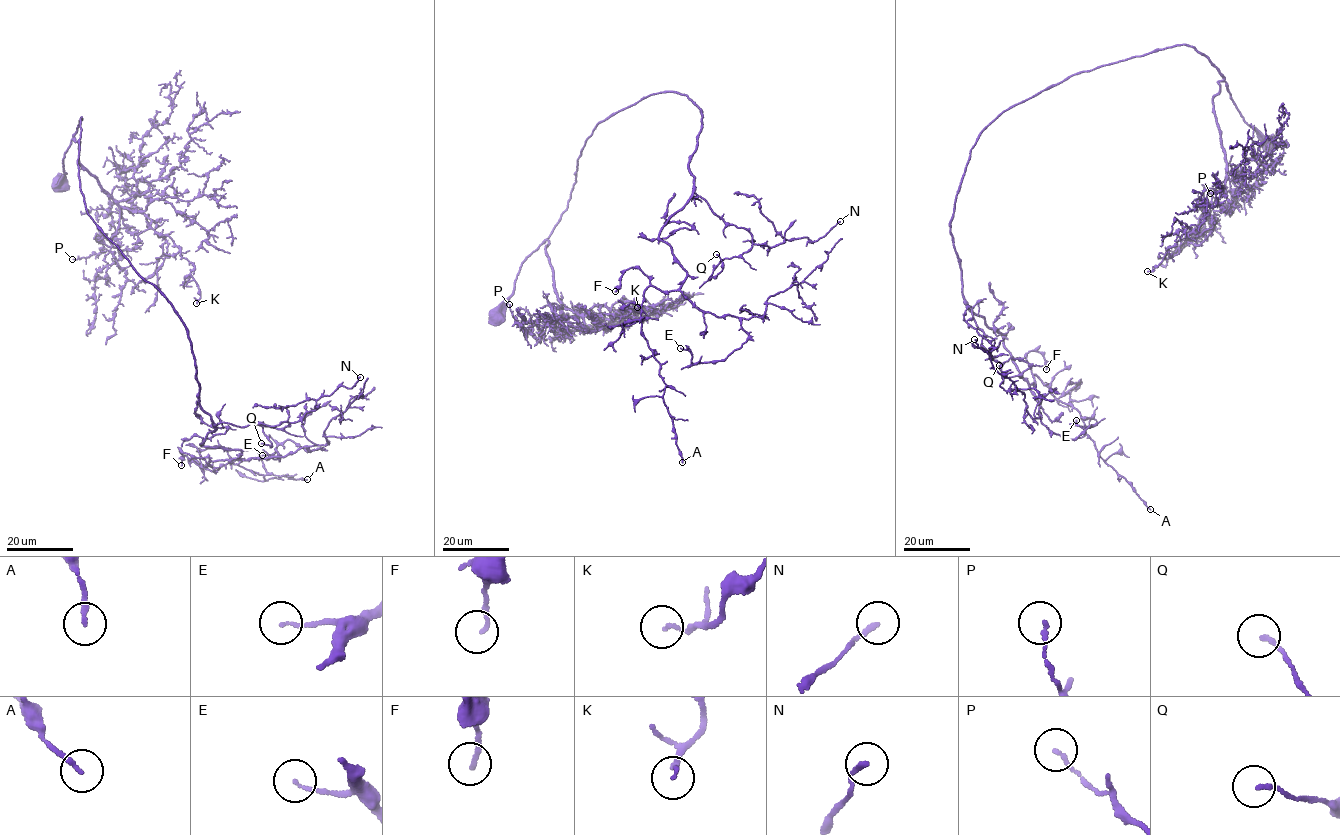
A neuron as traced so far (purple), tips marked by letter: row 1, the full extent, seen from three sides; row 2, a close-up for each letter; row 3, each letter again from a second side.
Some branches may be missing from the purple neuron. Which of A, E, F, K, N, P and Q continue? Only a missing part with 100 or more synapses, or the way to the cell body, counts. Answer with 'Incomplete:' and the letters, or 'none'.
Incomplete: none

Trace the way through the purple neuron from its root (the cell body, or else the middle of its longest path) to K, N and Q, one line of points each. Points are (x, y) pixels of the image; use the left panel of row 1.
K: (60, 184), (73, 139), (79, 165), (102, 191), (147, 215), (192, 263), (196, 303)
N: (60, 184), (81, 118), (85, 207), (179, 316), (201, 409), (213, 424), (296, 422), (360, 377)
Q: (60, 184), (81, 118), (85, 207), (179, 316), (213, 424), (289, 423), (263, 424), (272, 444), (261, 443)

